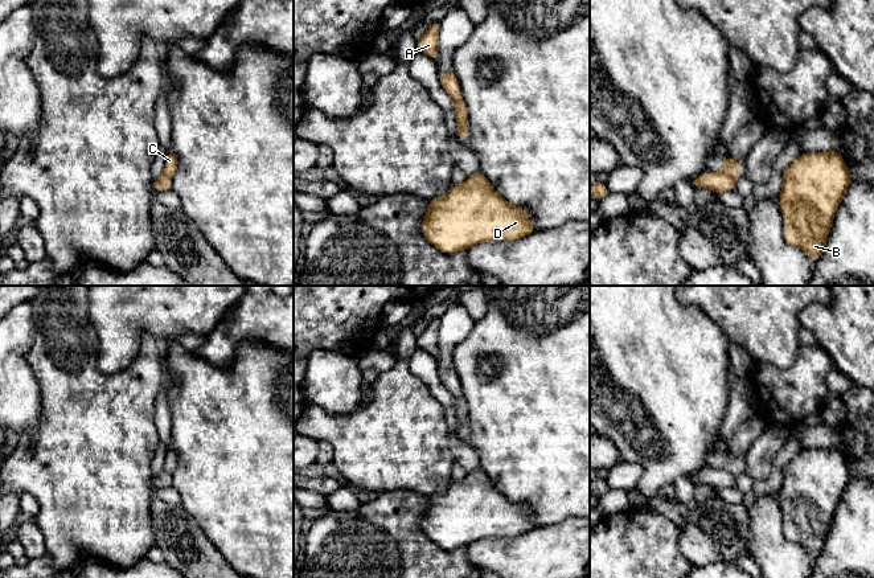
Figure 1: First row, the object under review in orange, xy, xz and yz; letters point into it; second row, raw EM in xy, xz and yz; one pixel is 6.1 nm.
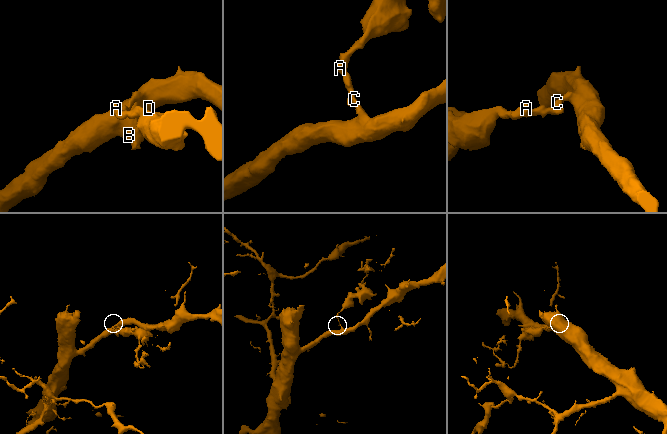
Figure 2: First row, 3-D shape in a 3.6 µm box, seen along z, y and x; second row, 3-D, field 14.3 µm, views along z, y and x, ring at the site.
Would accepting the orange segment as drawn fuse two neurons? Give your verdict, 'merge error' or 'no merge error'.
merge error

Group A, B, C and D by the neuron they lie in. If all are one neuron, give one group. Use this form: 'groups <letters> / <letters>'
groups A / B C D

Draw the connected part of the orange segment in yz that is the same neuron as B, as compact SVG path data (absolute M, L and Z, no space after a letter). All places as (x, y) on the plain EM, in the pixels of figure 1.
M803 448L783 468L779 489L784 534L817 559L826 545L833 513L850 481L840 448Z

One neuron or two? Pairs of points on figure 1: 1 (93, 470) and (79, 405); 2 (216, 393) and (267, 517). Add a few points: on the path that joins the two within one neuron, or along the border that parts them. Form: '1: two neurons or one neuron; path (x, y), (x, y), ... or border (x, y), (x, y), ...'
1: one neuron; path (93, 454), (93, 426), (89, 421)
2: one neuron; path (226, 423), (245, 471), (261, 487)

